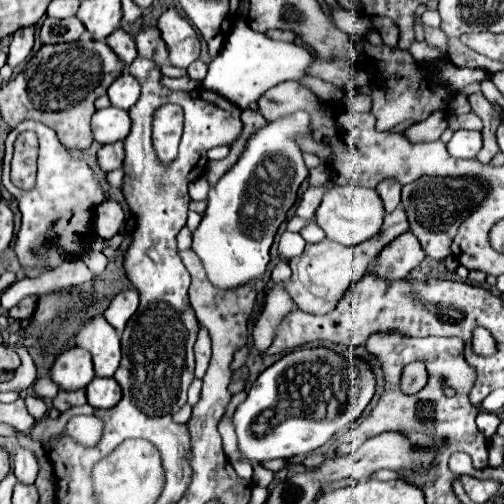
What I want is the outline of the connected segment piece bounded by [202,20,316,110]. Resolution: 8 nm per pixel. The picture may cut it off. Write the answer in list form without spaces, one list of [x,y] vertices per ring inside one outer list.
[[[238,20],[226,38],[226,44],[222,46],[222,52],[210,62],[208,76],[204,78],[204,86],[208,90],[218,92],[220,96],[226,96],[232,104],[246,110],[250,104],[254,104],[268,88],[278,86],[288,80],[302,80],[308,74],[308,68],[316,56],[306,50],[304,46],[296,46],[292,42],[274,42],[266,34],[254,32],[244,20]]]

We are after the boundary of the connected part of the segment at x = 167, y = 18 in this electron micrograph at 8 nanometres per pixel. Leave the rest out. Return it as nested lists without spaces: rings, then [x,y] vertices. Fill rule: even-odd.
[[[174,8],[166,10],[158,18],[158,30],[170,52],[170,64],[178,68],[188,68],[200,56],[200,40],[186,18],[182,18]]]

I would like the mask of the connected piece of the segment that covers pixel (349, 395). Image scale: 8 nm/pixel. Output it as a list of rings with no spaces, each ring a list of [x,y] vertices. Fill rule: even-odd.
[[[302,348],[290,352],[258,376],[248,392],[246,402],[236,408],[234,430],[238,434],[238,446],[248,458],[260,462],[306,456],[324,446],[340,430],[346,430],[362,414],[362,410],[374,396],[374,386],[374,374],[364,360],[360,360],[356,366],[350,366],[350,362],[342,354],[326,348]]]

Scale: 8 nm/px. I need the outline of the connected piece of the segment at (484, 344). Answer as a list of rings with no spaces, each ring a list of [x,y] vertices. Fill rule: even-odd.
[[[484,328],[474,330],[474,352],[478,352],[480,356],[492,356],[496,352],[494,338],[490,338],[490,334],[484,332]]]

